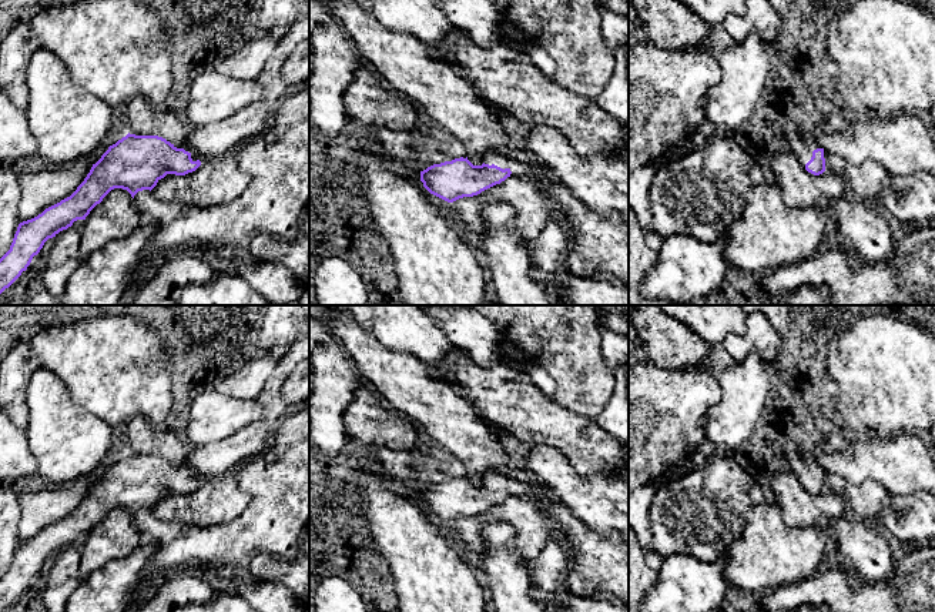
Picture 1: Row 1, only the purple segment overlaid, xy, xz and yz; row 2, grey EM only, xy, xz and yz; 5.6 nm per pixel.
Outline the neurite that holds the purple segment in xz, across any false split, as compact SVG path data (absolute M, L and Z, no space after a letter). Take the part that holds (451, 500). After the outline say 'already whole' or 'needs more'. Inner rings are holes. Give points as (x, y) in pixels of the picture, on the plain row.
M490 472L485 475L482 485L473 485L468 476L433 484L420 491L420 501L430 514L453 522L477 515L507 496L530 498L533 492L534 488L529 484Z; needs more

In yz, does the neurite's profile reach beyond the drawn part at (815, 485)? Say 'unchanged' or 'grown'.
grown

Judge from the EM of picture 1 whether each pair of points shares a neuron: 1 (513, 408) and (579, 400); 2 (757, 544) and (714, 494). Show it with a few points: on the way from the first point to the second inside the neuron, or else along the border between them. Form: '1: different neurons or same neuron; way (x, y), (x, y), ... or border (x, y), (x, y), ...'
1: different neurons; border (552, 398), (587, 418)
2: different neurons; border (763, 500), (746, 514), (743, 532), (724, 551)

